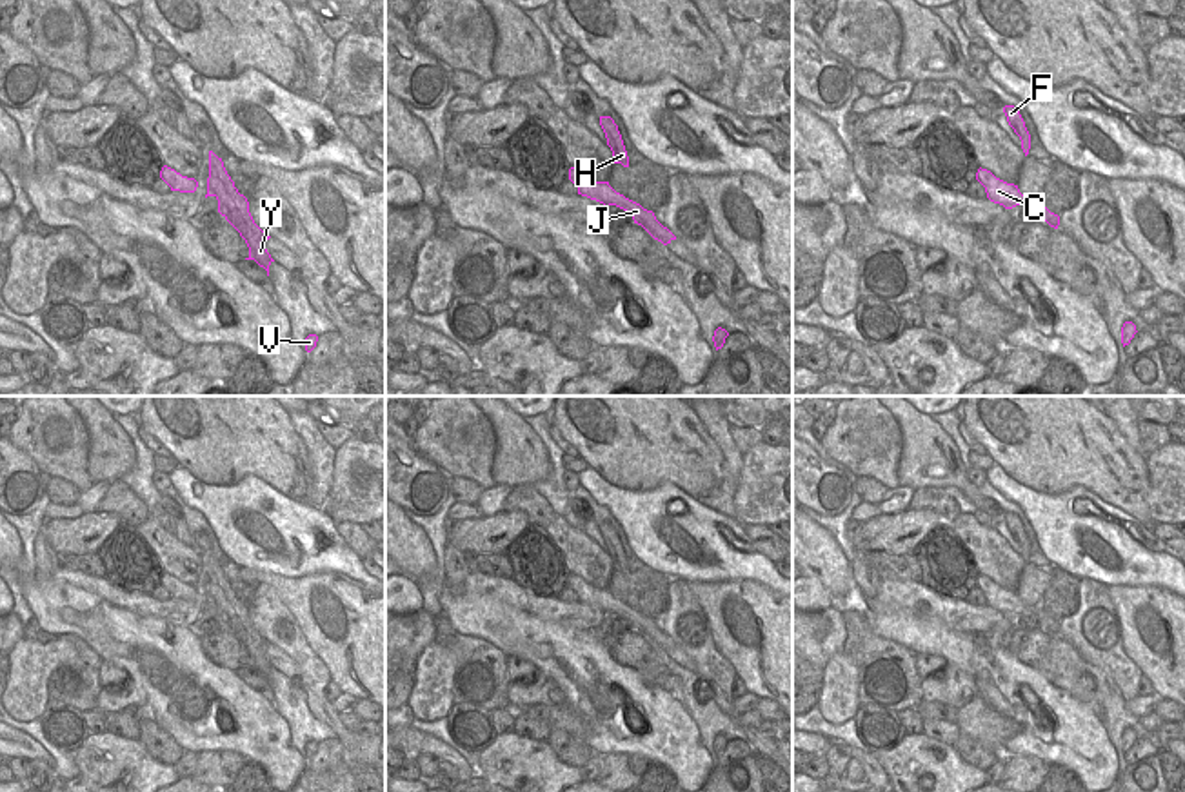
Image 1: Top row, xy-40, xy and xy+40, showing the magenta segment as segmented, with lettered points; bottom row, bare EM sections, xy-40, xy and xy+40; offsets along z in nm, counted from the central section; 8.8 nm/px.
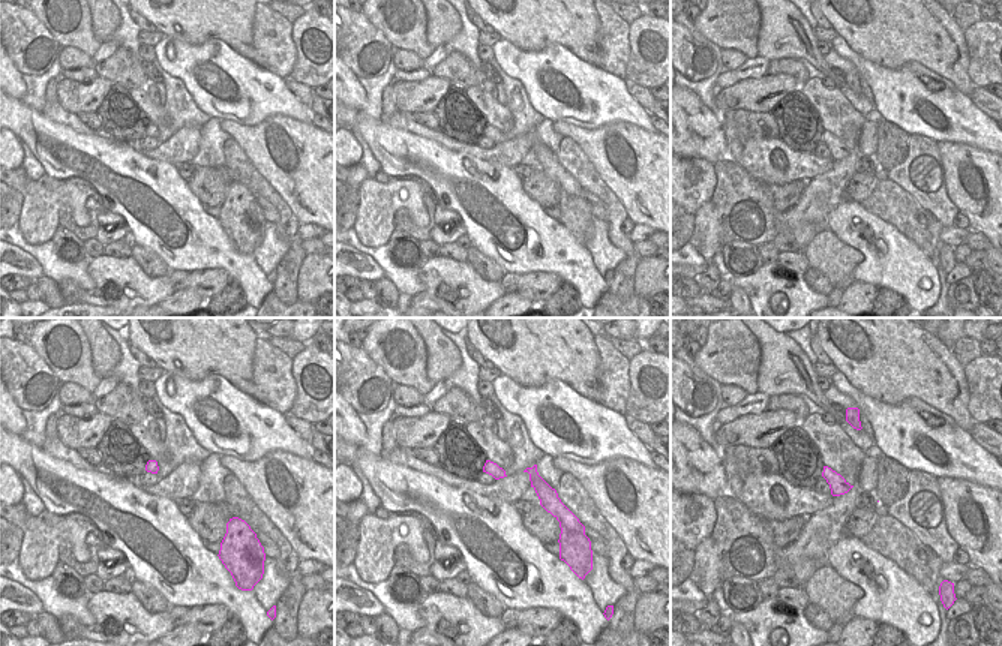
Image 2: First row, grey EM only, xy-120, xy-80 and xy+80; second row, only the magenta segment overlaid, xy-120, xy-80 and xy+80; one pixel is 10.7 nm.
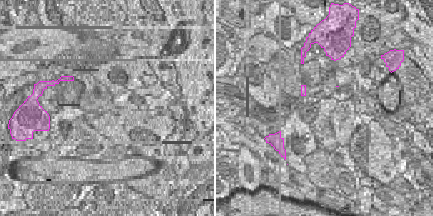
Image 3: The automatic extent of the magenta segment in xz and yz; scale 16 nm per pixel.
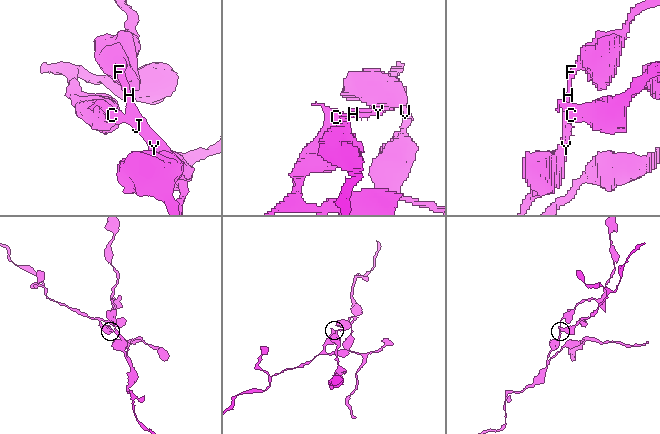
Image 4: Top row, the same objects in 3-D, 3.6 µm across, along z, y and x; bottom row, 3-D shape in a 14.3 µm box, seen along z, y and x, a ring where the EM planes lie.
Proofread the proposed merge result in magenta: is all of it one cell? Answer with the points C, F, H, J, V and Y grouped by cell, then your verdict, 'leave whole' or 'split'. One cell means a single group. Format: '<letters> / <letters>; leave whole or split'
C F H J V Y; leave whole

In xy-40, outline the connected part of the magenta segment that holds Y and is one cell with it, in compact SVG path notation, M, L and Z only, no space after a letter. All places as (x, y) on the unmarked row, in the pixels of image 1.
M209 558L209 585L207 585L207 603L218 607L218 619L240 639L249 654L249 663L245 667L254 667L260 674L267 678L274 668L265 656L267 643L253 627L249 619L249 609L238 599L234 589L227 581L222 565Z

